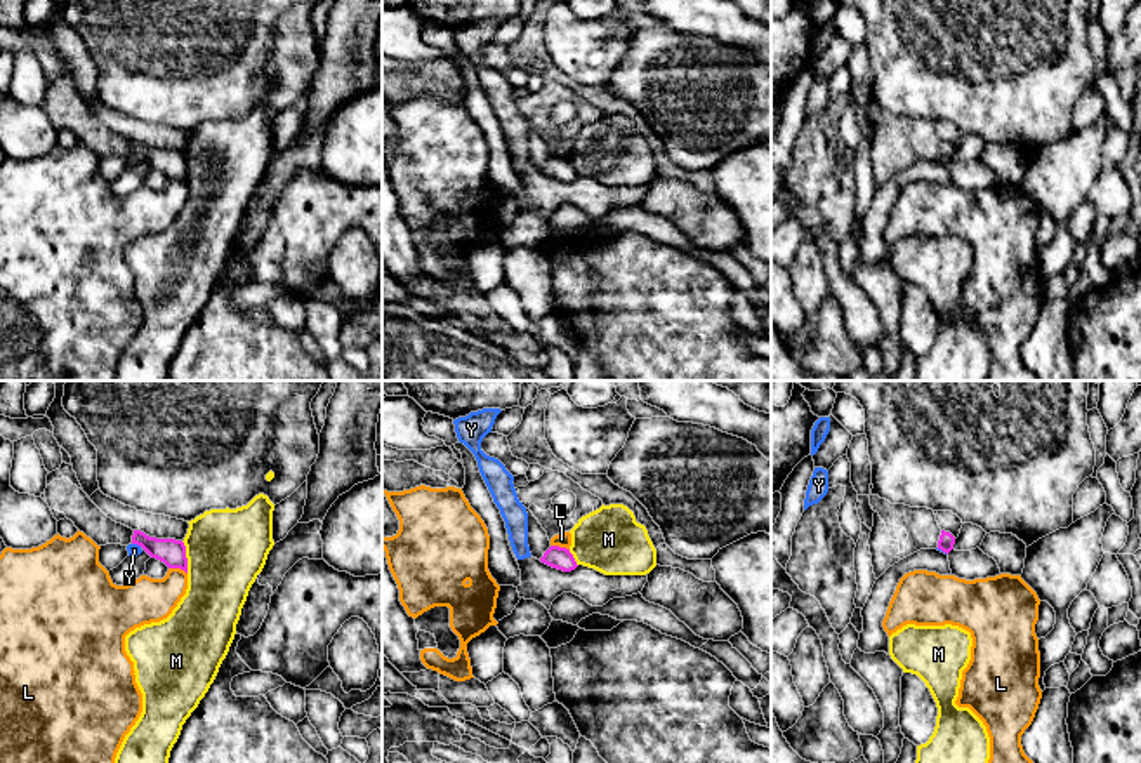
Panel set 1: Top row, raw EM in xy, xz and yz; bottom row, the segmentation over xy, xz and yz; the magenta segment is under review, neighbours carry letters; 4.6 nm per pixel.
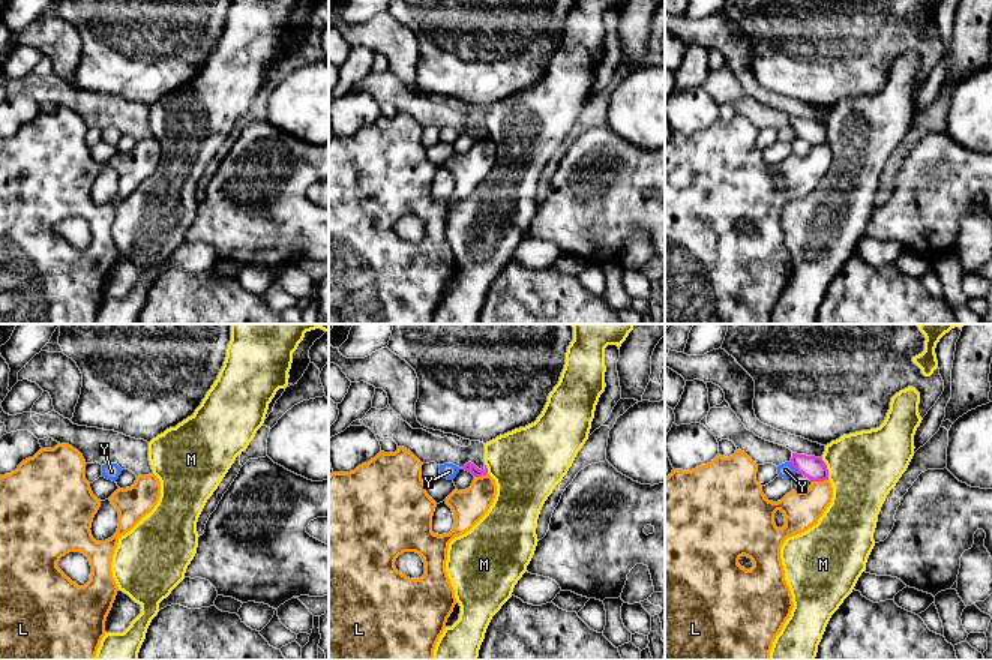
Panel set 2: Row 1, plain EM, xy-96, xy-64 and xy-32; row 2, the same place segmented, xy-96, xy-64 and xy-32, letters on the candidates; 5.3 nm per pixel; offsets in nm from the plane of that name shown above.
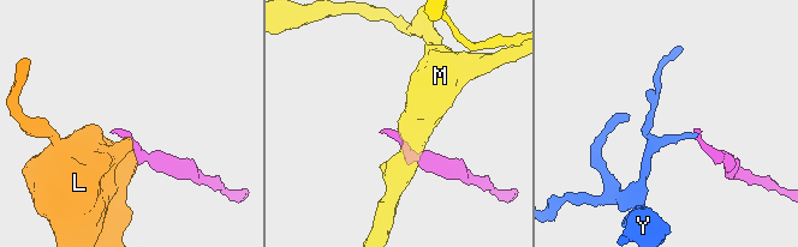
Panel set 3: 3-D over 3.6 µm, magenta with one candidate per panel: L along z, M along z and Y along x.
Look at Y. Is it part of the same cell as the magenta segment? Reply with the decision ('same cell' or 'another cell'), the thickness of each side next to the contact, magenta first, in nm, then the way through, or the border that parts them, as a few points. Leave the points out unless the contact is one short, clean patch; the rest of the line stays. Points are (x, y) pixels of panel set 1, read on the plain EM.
another cell | 120/60 nm | along xy (132, 153), (141, 157)

